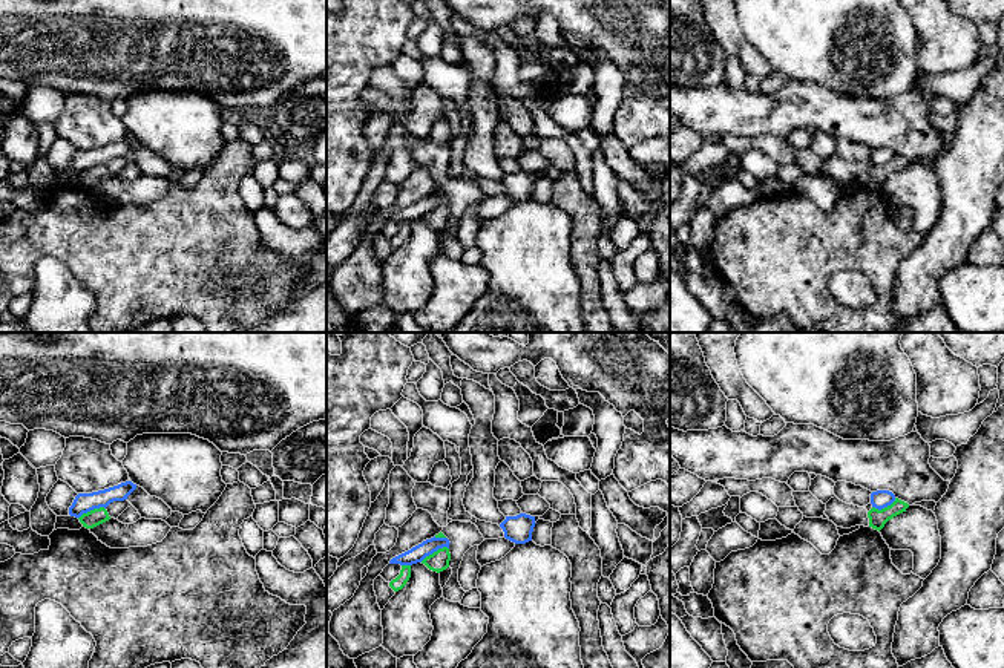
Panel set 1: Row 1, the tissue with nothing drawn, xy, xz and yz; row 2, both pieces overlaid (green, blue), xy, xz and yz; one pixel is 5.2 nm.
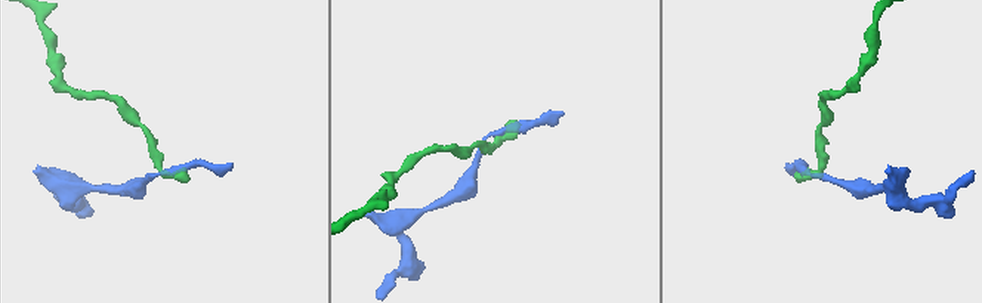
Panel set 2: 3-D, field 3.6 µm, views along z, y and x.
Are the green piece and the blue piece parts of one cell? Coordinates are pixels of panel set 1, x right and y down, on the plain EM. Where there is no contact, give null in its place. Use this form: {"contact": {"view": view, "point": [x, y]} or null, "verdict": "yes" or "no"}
{"contact": {"view": "xz", "point": [434, 209]}, "verdict": "no"}

